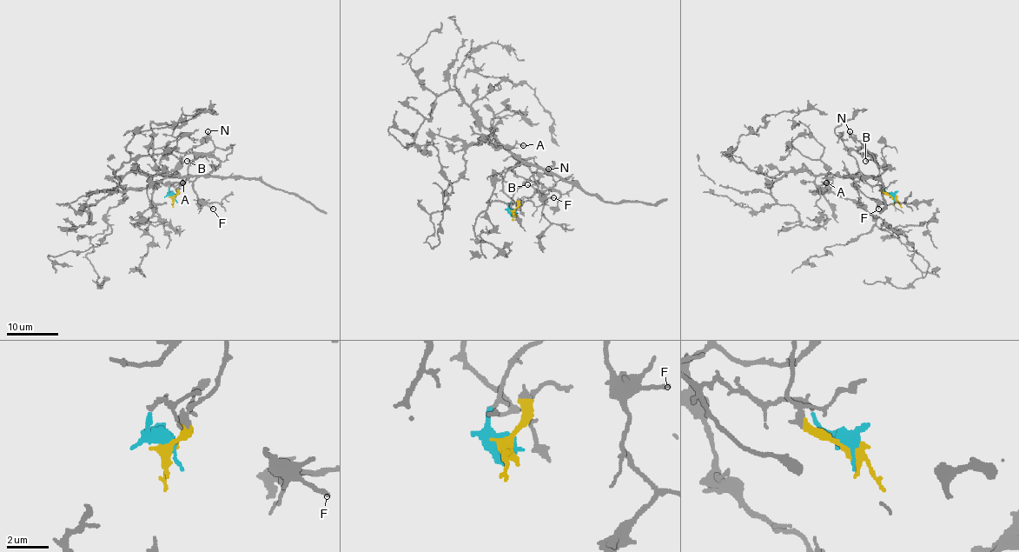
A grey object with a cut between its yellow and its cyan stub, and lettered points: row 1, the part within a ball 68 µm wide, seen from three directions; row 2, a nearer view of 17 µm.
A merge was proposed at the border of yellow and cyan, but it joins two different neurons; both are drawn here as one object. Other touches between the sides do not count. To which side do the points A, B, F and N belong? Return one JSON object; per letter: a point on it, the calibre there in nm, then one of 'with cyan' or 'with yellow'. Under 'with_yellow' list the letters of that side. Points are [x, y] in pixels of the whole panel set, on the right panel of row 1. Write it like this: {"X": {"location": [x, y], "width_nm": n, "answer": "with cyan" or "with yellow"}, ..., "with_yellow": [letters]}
{"A": {"location": [826, 182], "width_nm": 240, "answer": "with cyan"}, "B": {"location": [865, 161], "width_nm": 170, "answer": "with yellow"}, "F": {"location": [878, 209], "width_nm": 200, "answer": "with cyan"}, "N": {"location": [850, 131], "width_nm": 320, "answer": "with yellow"}, "with_yellow": ["B", "N"]}

